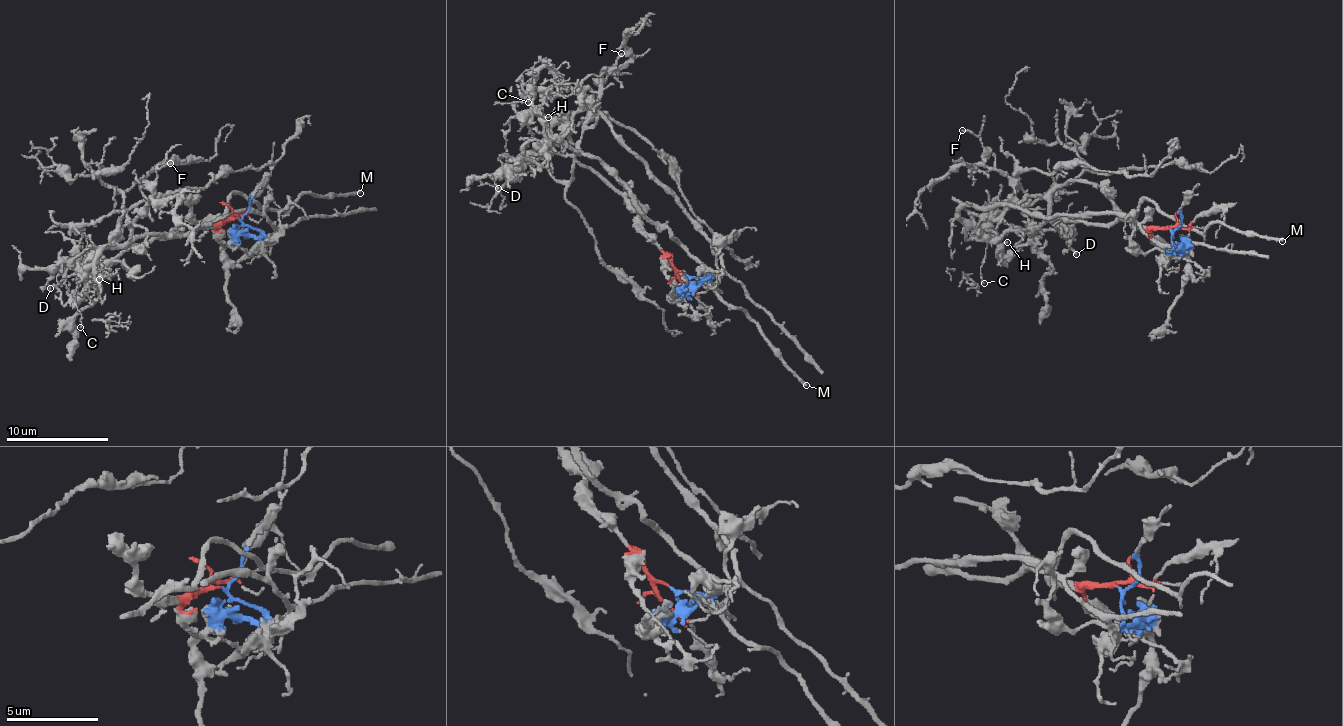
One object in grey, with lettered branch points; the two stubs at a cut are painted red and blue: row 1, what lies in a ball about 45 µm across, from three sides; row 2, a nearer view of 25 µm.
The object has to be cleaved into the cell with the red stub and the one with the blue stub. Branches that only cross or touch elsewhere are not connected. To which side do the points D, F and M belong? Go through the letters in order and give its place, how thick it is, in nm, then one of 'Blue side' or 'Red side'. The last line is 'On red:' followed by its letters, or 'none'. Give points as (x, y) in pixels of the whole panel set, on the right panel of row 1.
D: Place: (1076, 254). Thickness 90 nm. Red side
F: Place: (962, 130). Thickness 140 nm. Red side
M: Place: (1282, 241). Thickness 240 nm. Red side
On red: D, F, M

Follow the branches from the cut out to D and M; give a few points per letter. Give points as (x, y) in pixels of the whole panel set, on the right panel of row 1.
D: (1169, 229), (1121, 220), (1106, 225), (1058, 218), (1033, 229), (1056, 227), (1077, 255)
M: (1169, 229), (1124, 221), (1134, 217), (1144, 201), (1154, 202), (1194, 230), (1202, 232), (1215, 222), (1283, 241)

